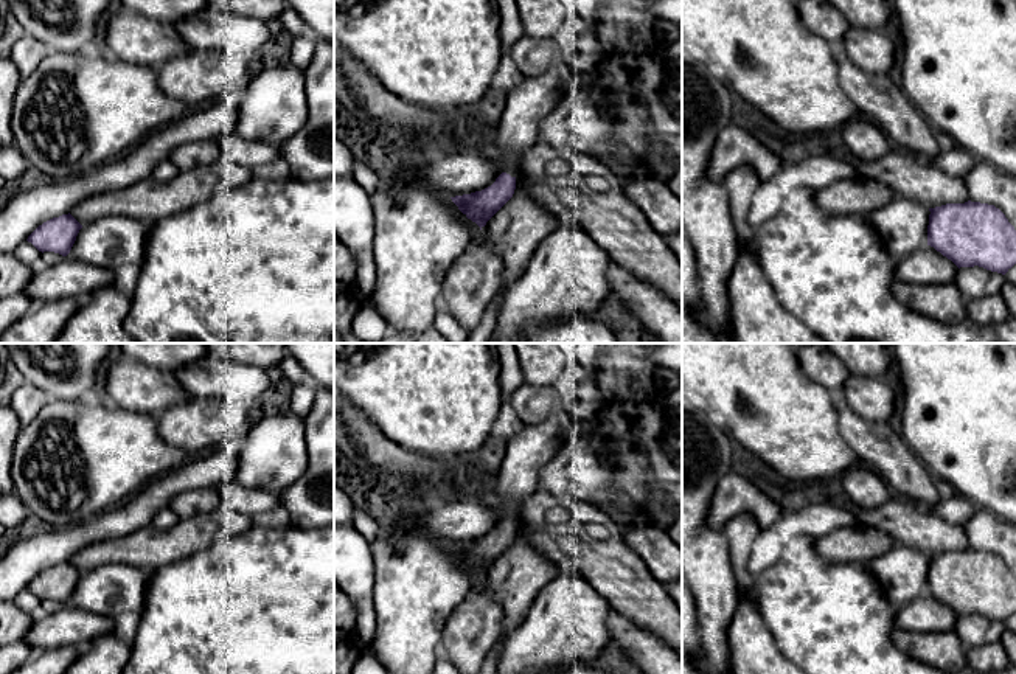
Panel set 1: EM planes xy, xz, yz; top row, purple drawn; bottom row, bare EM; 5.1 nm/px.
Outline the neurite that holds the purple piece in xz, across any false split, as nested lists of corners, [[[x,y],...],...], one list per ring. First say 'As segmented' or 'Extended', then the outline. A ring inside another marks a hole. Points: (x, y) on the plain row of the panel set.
Extended. [[[553,415],[541,422],[525,424],[505,444],[496,477],[505,506],[502,522],[482,539],[451,545],[480,578],[513,545],[522,500],[541,489],[541,469],[564,446],[564,422],[562,416]]]

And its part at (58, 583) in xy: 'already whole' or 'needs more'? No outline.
already whole

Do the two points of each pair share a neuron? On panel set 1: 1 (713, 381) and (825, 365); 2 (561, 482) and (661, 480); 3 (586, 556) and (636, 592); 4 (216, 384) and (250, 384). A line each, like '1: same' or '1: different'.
1: different
2: same
3: same
4: same

